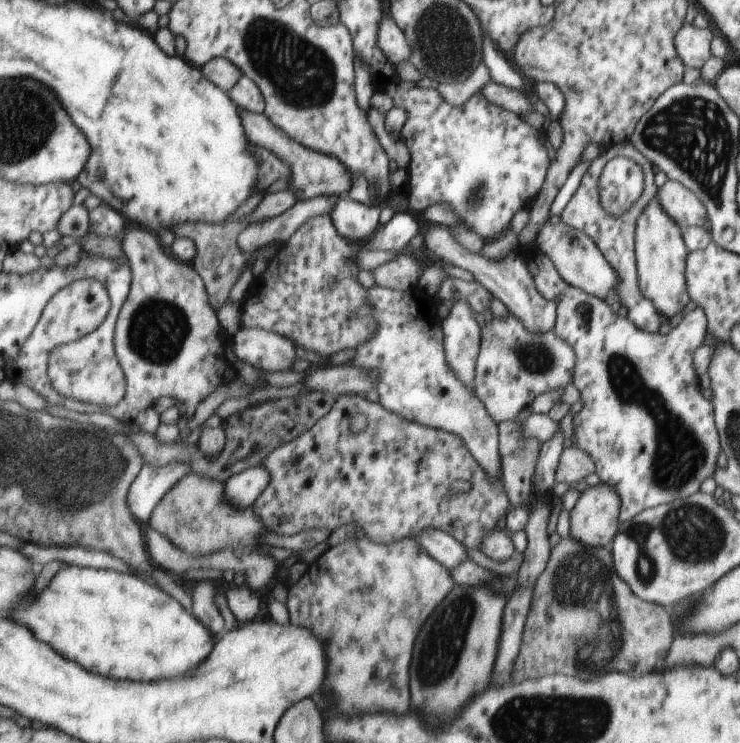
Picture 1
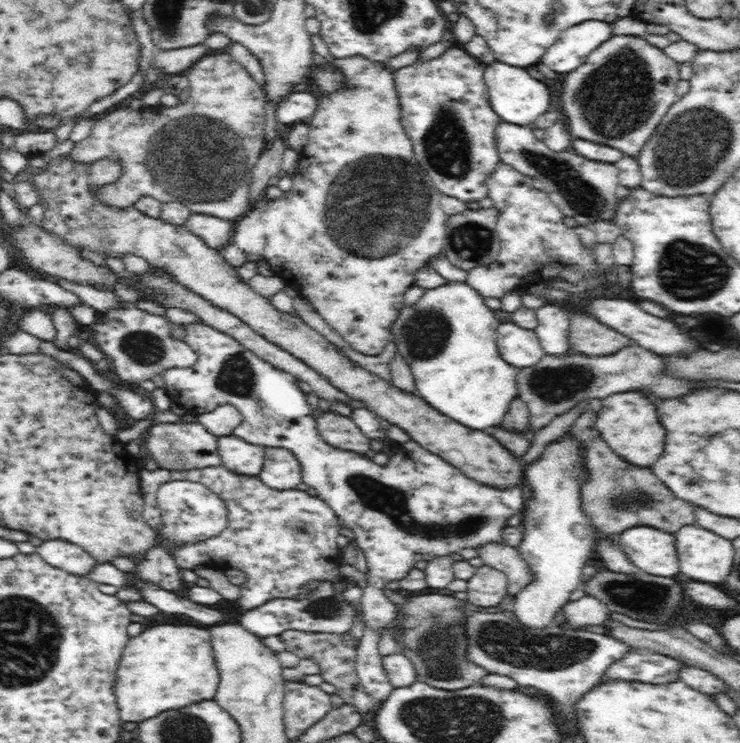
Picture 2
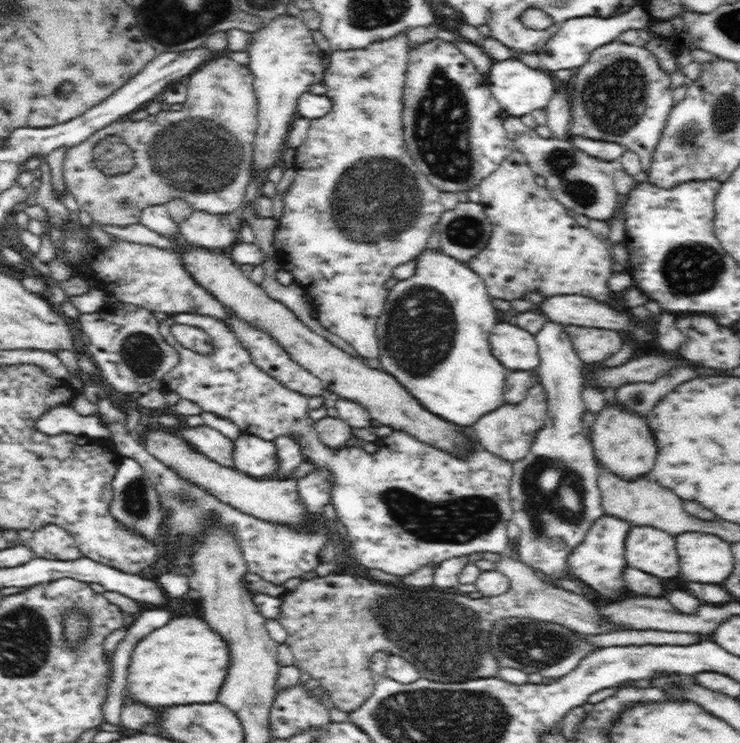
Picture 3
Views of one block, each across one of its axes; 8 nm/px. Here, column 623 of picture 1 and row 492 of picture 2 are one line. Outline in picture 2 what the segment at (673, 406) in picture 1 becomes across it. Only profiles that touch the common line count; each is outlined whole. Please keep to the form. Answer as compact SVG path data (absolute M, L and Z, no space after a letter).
M192 323L188 325L182 325L186 330L186 336L184 341L186 344L194 350L197 354L197 359L192 366L187 366L186 368L169 368L162 372L162 378L164 378L164 384L166 388L167 395L172 400L176 402L182 408L185 408L185 412L188 415L197 416L199 414L206 414L206 412L212 412L216 410L218 406L224 406L225 404L232 404L238 408L240 413L242 413L242 424L237 426L233 431L232 435L245 440L253 445L260 445L263 447L272 447L272 448L285 448L291 450L299 461L302 468L302 479L303 483L312 488L318 497L323 501L329 509L334 511L339 520L347 523L347 527L354 533L354 541L357 542L358 547L362 549L366 557L367 562L367 572L366 575L366 587L363 588L363 593L361 596L361 603L364 612L364 621L367 622L367 625L364 626L363 636L356 646L356 655L355 655L355 668L357 669L357 675L360 679L360 684L366 689L366 692L374 698L375 701L382 703L390 693L395 689L390 683L388 675L385 673L382 657L378 653L377 645L377 627L388 626L388 622L393 622L397 618L397 612L399 610L398 606L394 605L388 597L386 597L386 588L385 584L392 582L392 580L402 580L410 570L414 567L414 564L418 560L427 560L430 561L434 557L446 556L451 552L459 553L465 548L477 549L484 543L504 543L502 539L503 530L508 526L508 518L518 515L518 512L524 508L523 507L523 497L521 490L518 489L505 489L504 492L501 492L499 489L492 489L485 485L480 485L480 483L470 479L468 476L465 476L462 471L458 468L452 466L451 463L446 462L443 458L440 458L437 454L432 454L429 450L426 450L423 446L420 446L416 441L410 440L410 442L404 442L404 444L393 444L392 447L392 456L389 456L389 462L387 466L378 466L371 459L368 459L365 455L349 453L346 450L338 450L333 446L330 446L327 442L324 442L324 439L320 436L320 433L317 429L317 422L314 422L312 418L312 408L310 404L306 401L306 393L304 393L297 383L297 379L293 374L288 374L283 370L277 369L275 366L272 366L269 362L266 362L264 359L256 356L251 350L244 348L235 338L224 334L211 326L204 325L203 323Z

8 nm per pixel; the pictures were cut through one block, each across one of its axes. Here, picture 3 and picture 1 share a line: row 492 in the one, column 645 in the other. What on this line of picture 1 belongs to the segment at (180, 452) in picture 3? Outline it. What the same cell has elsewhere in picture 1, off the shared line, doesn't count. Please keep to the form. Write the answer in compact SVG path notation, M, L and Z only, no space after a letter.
M655 197L642 212L636 227L637 280L642 296L654 302L668 320L680 314L690 300L685 265L689 250L685 245L681 226L669 216L661 201Z

